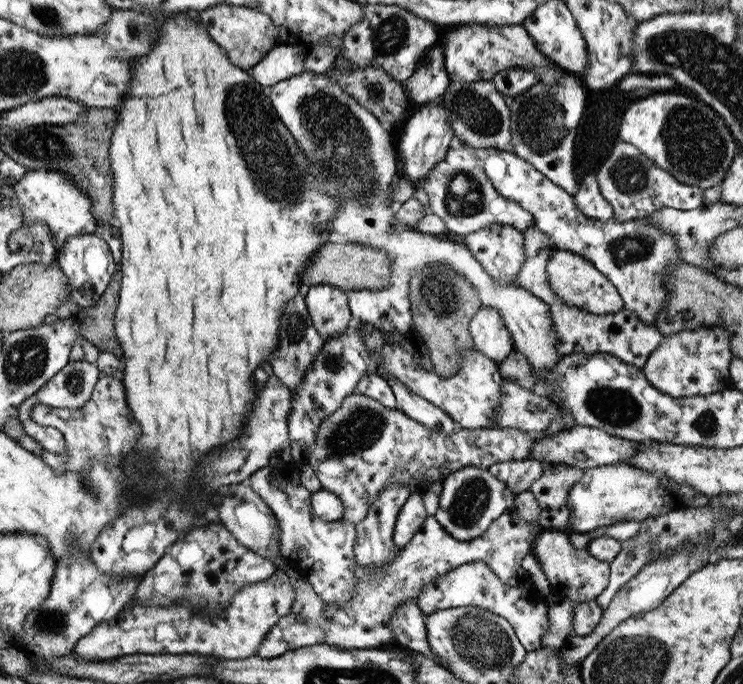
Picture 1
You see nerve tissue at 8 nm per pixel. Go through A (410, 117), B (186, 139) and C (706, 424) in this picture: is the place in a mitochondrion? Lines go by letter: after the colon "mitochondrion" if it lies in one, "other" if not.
A: other
B: other
C: mitochondrion

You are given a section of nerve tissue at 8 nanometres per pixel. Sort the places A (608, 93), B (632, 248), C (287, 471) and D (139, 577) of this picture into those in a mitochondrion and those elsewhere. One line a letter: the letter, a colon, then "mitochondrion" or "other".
A: other
B: mitochondrion
C: other
D: other

